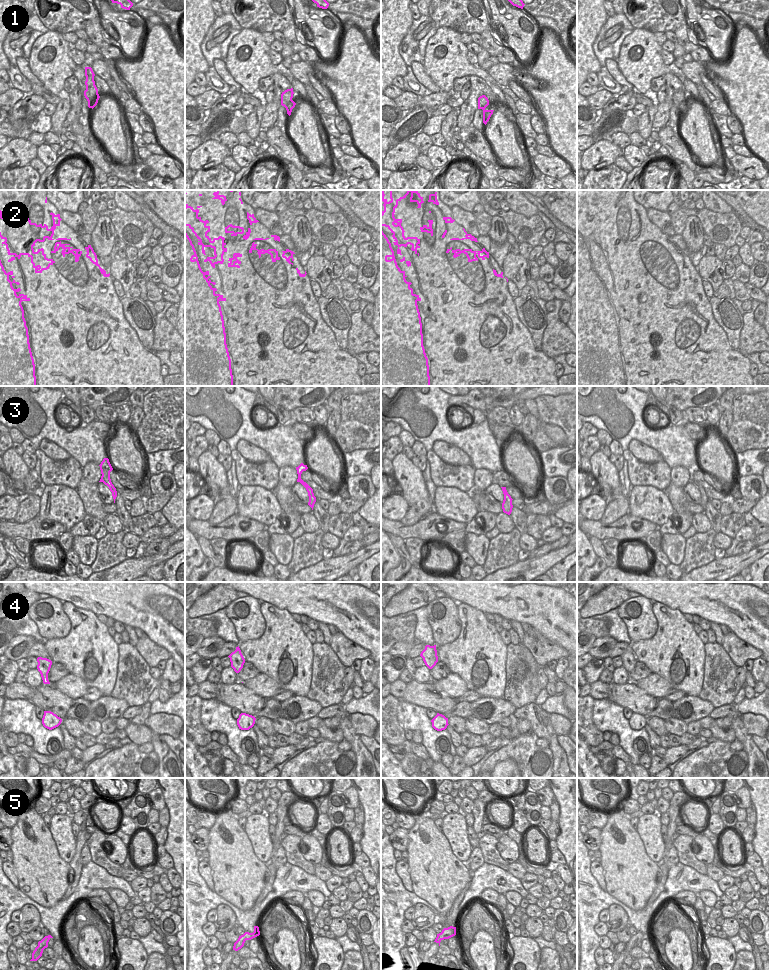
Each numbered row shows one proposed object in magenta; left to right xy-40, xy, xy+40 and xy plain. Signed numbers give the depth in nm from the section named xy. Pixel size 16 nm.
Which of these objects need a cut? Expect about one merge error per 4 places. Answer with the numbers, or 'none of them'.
none of them

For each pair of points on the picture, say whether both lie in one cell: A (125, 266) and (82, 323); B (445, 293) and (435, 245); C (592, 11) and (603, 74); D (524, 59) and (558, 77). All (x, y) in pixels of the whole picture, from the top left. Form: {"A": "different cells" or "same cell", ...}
{"A": "different cells", "B": "same cell", "C": "different cells", "D": "different cells"}

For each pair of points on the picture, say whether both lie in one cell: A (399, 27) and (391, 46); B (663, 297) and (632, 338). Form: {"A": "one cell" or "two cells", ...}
{"A": "one cell", "B": "one cell"}

